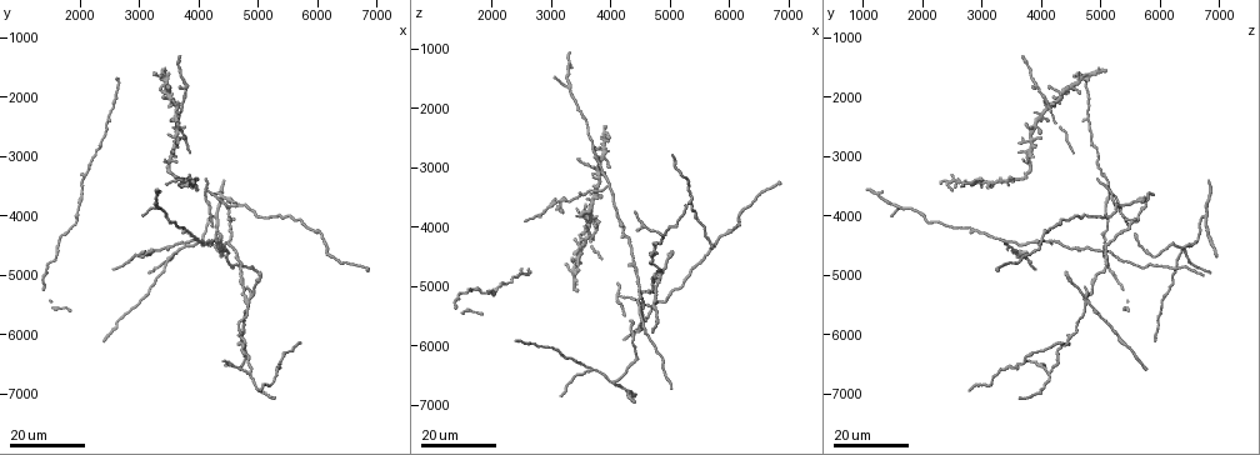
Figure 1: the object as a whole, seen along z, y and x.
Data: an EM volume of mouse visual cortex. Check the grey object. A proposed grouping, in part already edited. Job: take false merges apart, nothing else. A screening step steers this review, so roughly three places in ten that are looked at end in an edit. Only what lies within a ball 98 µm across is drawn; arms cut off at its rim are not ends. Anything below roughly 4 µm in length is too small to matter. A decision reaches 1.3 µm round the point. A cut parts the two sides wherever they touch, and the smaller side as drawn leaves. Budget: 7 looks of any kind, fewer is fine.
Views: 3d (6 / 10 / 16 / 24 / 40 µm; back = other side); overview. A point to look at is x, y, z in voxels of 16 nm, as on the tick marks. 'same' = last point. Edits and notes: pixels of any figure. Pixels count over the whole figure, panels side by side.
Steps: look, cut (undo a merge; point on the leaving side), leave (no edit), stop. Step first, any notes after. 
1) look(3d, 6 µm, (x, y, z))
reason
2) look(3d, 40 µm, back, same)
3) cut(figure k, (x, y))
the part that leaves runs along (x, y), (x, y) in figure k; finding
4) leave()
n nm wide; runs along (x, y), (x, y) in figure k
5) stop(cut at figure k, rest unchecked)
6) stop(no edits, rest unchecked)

look(3d, 24 µm, (3950, 4450, 3300))
three-way junction

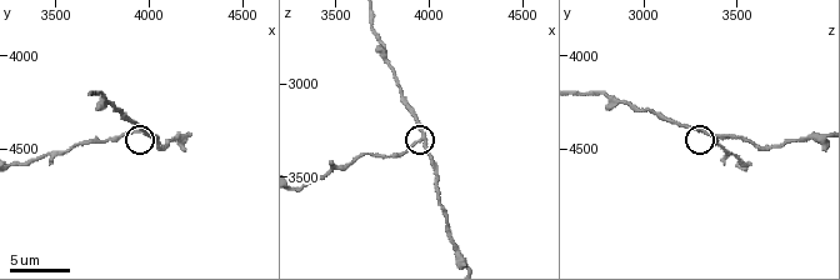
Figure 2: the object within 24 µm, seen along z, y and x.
look(3d, 10 µm, (3940, 4400, 3320))

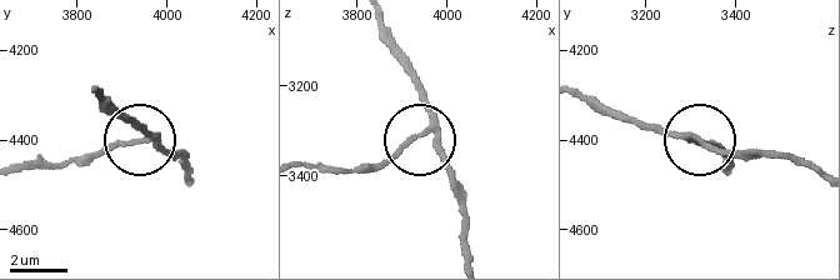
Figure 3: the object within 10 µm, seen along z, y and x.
cut(figure 3, (118, 143))
190 nm wide; the part that leaves runs along (429, 130), (366, 165), (338, 173), (303, 165) in figure 3; a second neuron is stuck on

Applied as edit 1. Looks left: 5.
look(overview)

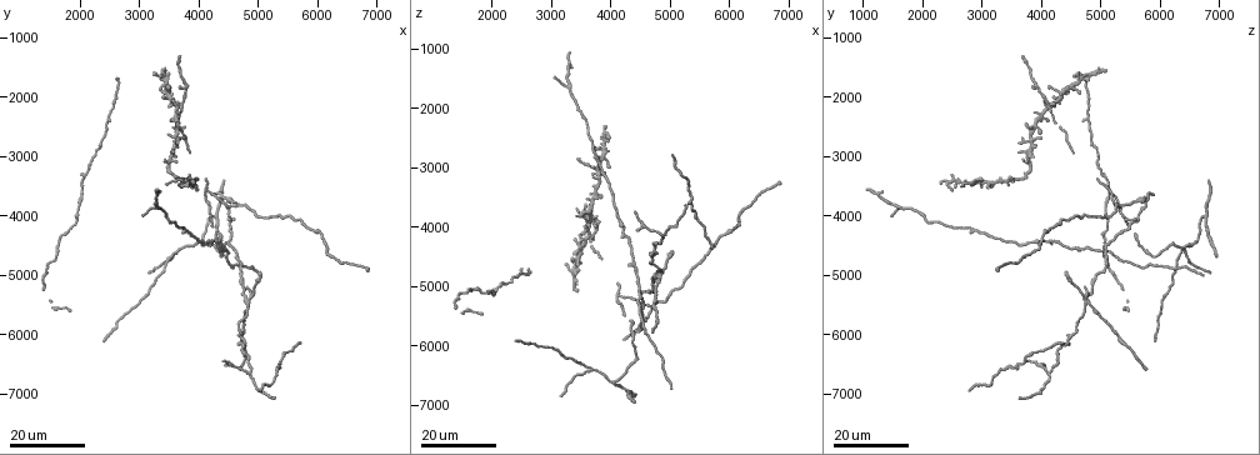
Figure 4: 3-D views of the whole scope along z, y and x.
look(3d, 24 µm, (4150, 3600, 5150))
two arms in line, one across

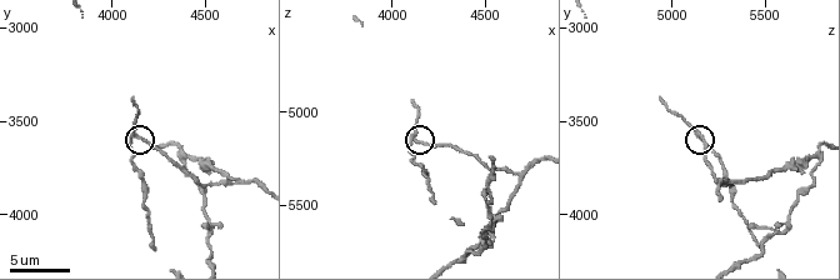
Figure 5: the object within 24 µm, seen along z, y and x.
look(3d, 6 µm, (4120, 3600, 5160))
closer look

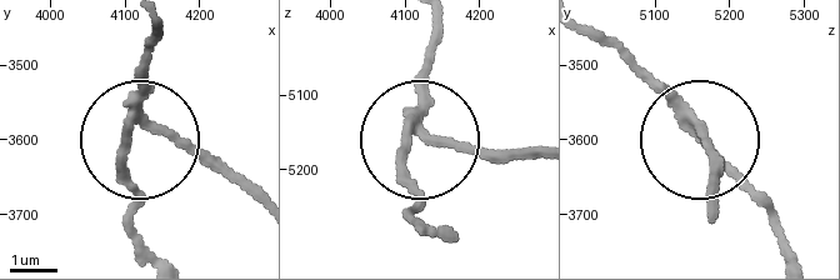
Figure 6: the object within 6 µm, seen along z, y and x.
cut(figure 6, (189, 145))
side arm 86 µm; 3 arms; two neurons meet here

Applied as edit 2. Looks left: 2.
stop(cut at figure 3, cut at figure 6, rest unchecked)

